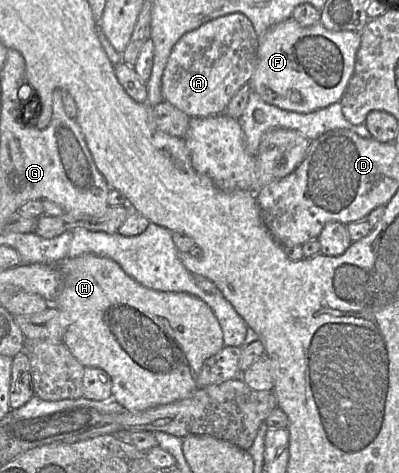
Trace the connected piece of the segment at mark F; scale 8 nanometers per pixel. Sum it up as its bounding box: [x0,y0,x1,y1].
[248,17,361,113]

